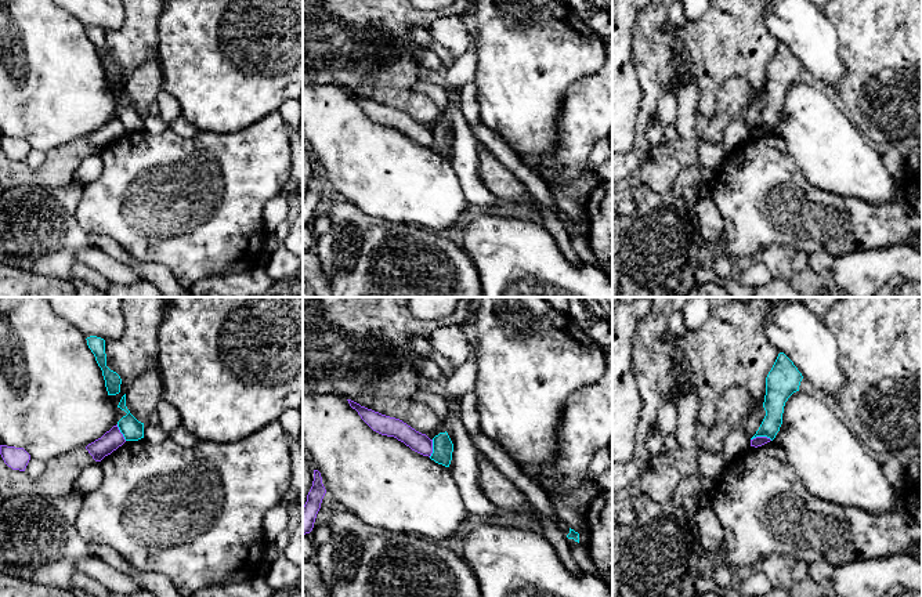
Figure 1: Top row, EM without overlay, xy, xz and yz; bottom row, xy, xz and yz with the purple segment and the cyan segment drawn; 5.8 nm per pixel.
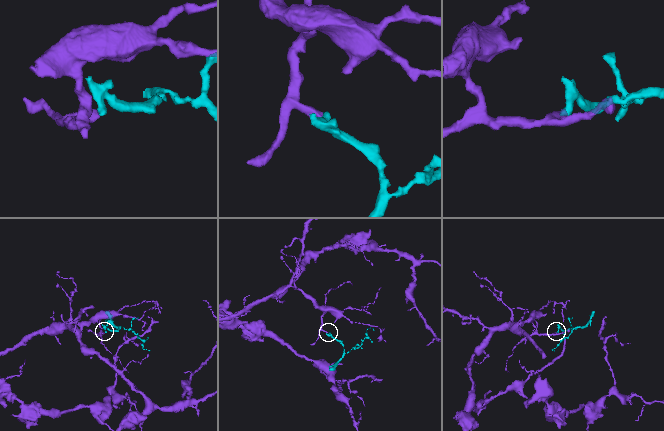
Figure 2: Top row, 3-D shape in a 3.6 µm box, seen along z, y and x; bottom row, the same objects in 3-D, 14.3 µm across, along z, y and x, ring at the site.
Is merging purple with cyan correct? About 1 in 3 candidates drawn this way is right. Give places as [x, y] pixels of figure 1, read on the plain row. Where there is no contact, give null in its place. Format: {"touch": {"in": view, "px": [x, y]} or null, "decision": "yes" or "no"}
{"touch": {"in": "yz", "px": [762, 127]}, "decision": "no"}

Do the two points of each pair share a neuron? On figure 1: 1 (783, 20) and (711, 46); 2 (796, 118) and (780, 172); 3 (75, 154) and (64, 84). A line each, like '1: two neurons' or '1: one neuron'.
1: two neurons
2: two neurons
3: two neurons

